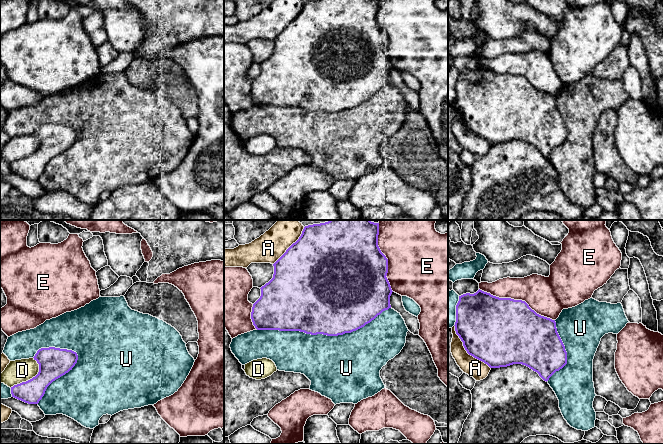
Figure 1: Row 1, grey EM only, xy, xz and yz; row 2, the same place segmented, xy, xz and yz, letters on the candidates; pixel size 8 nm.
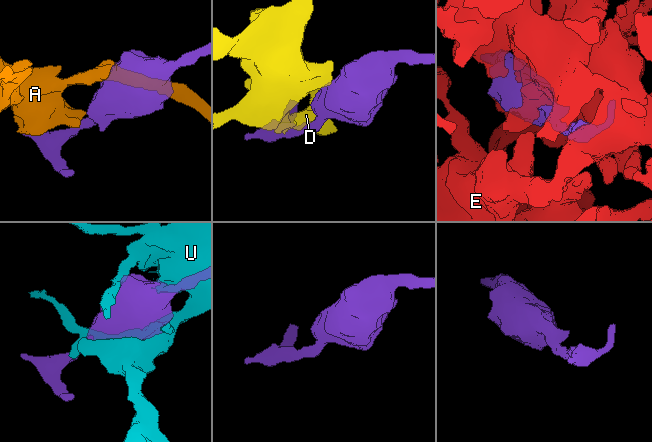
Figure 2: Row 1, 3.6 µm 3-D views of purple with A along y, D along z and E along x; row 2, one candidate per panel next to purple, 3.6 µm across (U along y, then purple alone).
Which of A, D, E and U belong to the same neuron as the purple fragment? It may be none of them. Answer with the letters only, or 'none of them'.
none of them

